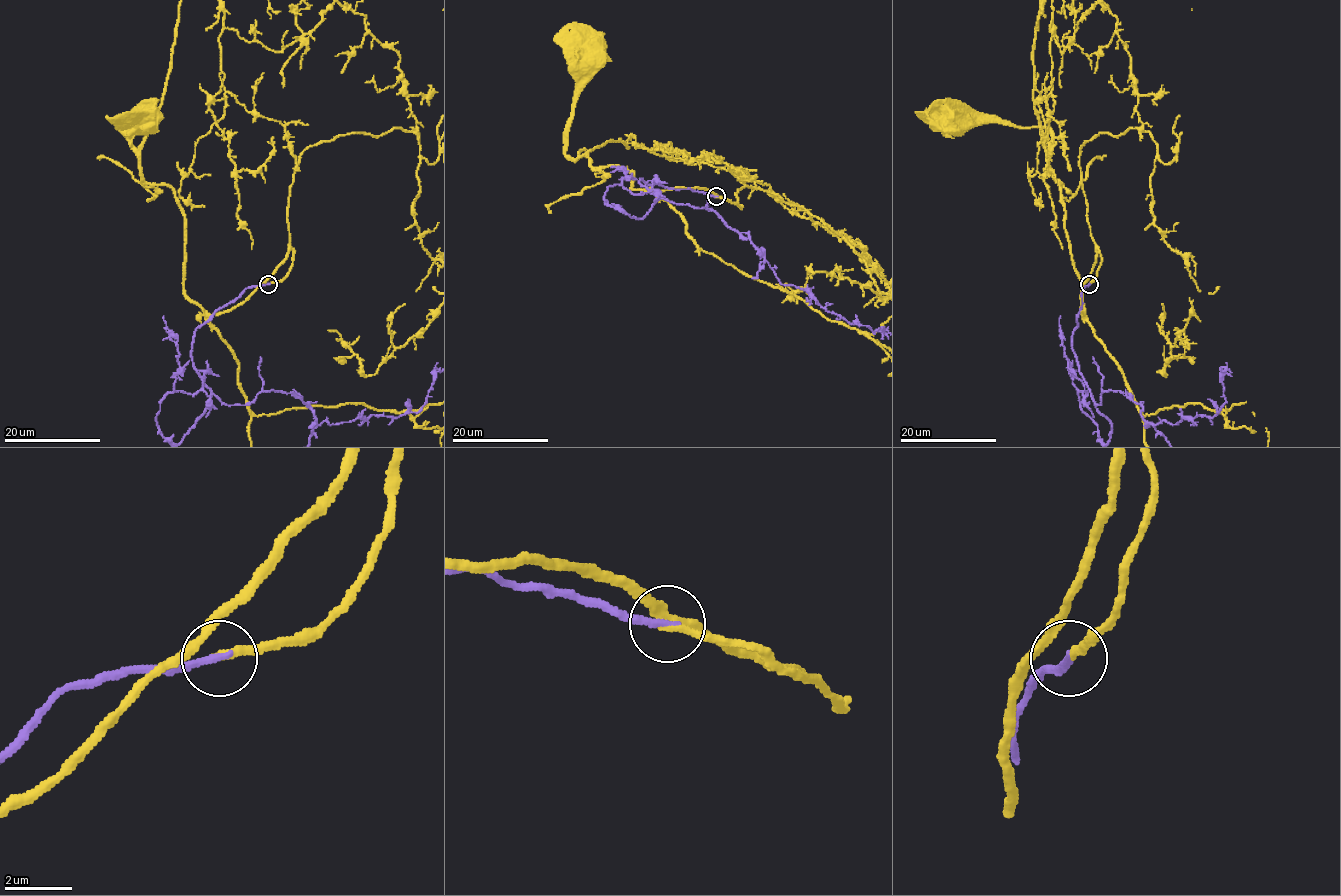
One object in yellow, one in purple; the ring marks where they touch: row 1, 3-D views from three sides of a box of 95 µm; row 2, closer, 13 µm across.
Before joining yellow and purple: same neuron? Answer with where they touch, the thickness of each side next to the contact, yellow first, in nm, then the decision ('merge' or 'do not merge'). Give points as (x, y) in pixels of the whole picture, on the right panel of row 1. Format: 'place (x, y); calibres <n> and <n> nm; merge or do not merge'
place (1089, 284); calibres 160 and 220 nm; merge

